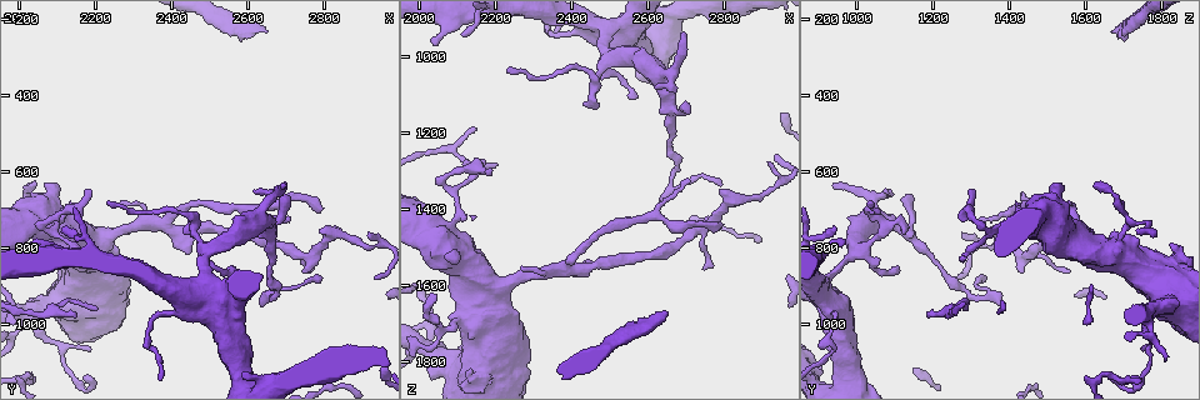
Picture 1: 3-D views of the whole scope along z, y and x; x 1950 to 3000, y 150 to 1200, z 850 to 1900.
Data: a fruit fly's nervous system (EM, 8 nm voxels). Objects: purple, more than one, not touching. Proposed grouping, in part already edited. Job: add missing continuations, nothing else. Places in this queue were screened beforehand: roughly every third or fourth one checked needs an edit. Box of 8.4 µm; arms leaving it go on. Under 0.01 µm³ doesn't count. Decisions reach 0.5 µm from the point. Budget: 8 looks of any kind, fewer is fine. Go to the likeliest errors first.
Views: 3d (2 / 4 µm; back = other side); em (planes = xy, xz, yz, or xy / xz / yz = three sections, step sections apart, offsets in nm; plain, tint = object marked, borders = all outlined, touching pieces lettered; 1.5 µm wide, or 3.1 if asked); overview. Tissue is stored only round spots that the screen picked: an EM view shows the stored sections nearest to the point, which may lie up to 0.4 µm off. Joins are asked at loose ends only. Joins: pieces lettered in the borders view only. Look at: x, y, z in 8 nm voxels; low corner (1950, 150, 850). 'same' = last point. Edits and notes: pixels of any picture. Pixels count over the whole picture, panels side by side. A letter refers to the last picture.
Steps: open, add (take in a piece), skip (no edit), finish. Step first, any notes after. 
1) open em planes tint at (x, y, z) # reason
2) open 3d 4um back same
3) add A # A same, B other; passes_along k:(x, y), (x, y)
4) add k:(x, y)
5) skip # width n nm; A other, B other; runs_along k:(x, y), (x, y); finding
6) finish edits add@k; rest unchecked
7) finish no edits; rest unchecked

open 3d 4um at (2045, 665, 1520)

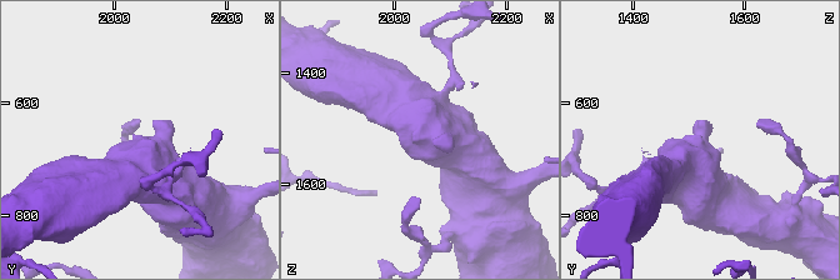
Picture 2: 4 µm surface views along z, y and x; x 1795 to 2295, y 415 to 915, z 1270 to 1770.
open em planes borders at (2035, 660, 1525)

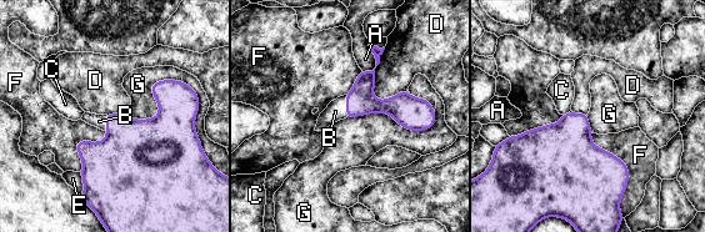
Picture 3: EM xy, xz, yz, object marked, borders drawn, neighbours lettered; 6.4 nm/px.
add B # A other, B same, C other, D other, E other, F other, G other; passes_along 3:(360, 100), (346, 106), (335, 111); it goes on there

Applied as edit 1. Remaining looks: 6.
open overview

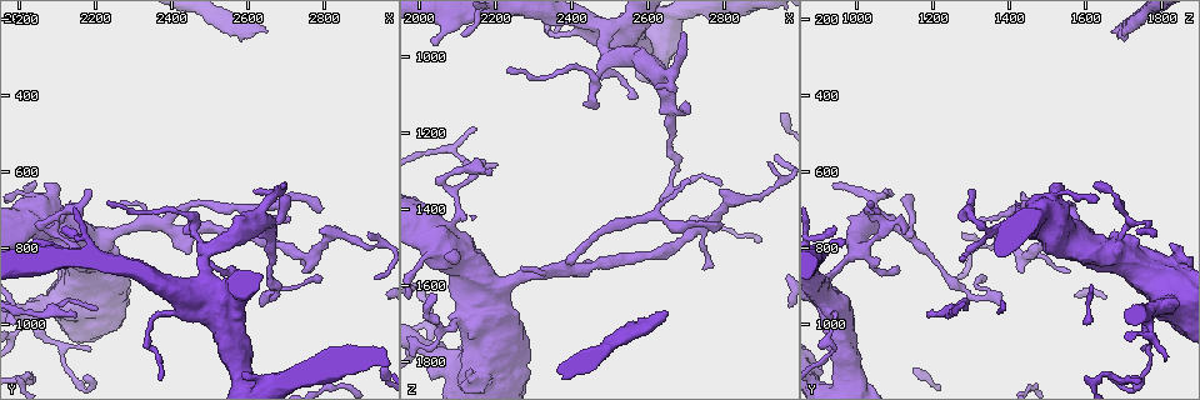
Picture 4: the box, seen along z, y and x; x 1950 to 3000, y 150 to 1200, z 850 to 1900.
open 3d 2um at (2230, 675, 1040) # free end

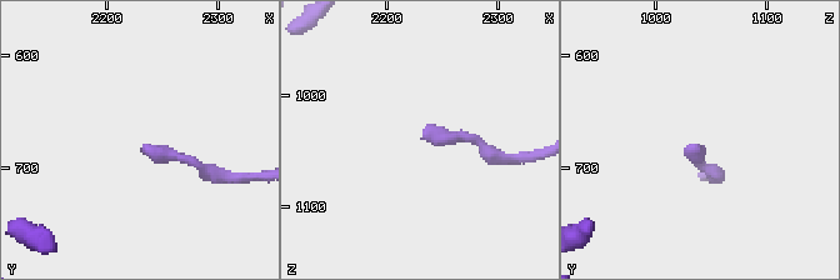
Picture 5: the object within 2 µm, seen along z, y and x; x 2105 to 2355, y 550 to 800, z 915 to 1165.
open em xz step 8 borders at (2236, 680, 1032)

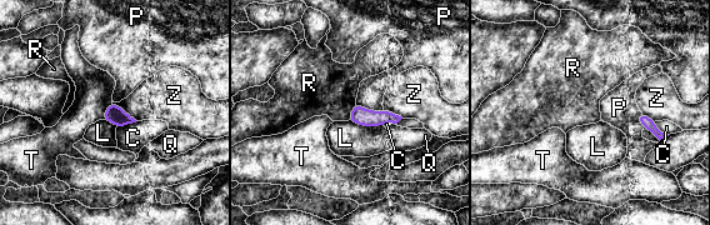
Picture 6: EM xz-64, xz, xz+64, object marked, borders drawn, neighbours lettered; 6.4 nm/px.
open em xy step 4 borders same # cut it another way

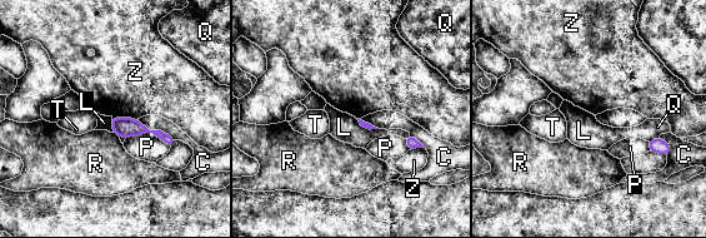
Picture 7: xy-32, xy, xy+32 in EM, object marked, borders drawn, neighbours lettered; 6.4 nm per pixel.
skip # C other, L other, P other, Q other, R other, T other, Z other; border 7:(111, 115), (136, 119); none of them fits

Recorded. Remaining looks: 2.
open em yz step 4 borders at (2920, 765, 1265) # free end

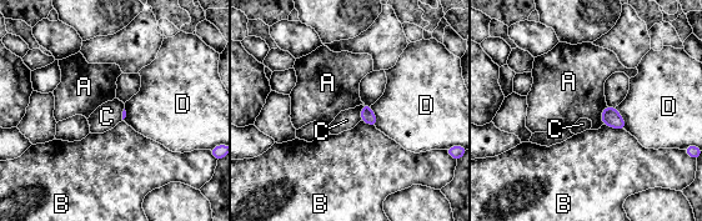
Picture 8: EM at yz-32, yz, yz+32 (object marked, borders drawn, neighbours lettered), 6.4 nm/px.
skip # A other, B other, C other, D other; border 8:(362, 105), (360, 120); none of them fits

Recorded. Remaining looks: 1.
finish edits add@3; rest unchecked

